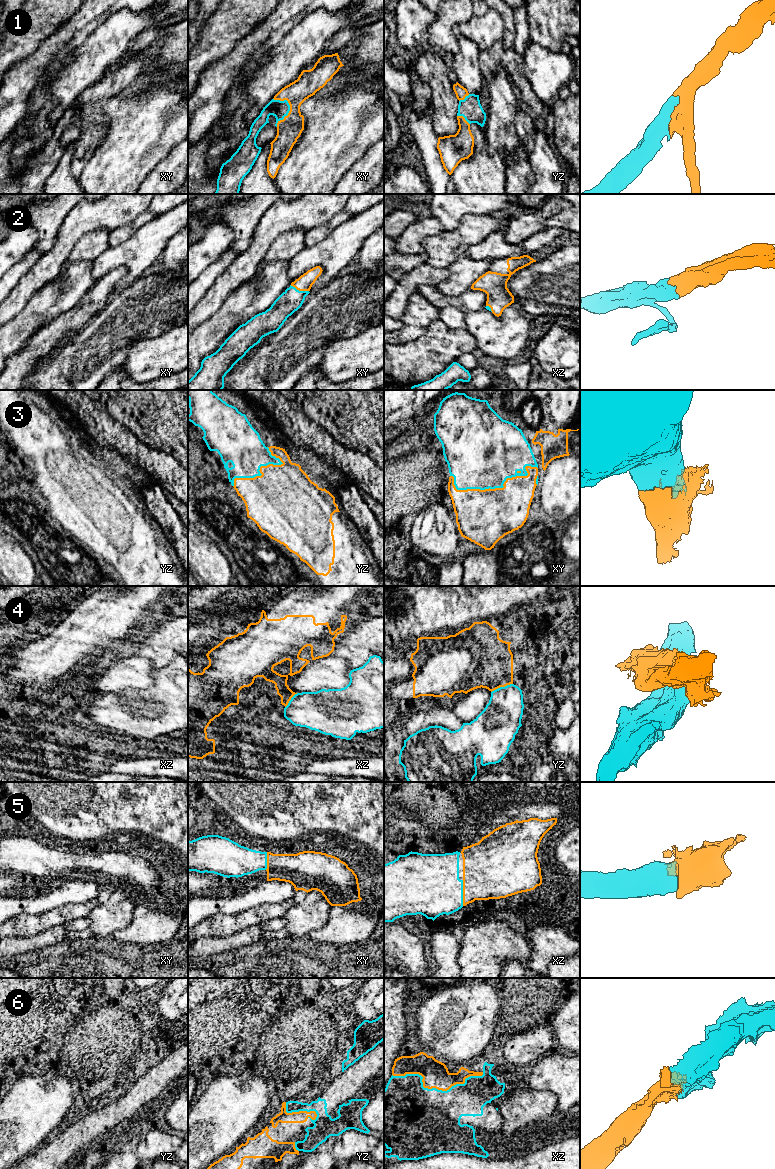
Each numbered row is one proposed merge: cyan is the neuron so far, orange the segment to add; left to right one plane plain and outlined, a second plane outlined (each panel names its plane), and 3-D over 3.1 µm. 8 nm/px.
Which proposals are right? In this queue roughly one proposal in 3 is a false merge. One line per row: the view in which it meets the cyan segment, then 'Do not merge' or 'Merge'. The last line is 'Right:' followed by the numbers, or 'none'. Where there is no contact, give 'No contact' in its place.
1: Touches cyan in xy. Merge
2: Touches cyan in xy. Merge
3: Touches cyan in xy. Merge
4: Touches cyan in yz. Do not merge
5: Touches cyan in xz. Merge
6: Touches cyan in xz. Merge
Right: 1, 2, 3, 5, 6

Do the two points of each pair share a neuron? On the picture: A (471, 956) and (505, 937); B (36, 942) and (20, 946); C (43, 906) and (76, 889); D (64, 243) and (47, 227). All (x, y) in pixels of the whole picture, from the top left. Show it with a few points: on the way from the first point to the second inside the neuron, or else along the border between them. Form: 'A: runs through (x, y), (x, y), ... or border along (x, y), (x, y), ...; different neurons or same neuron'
A: runs through (479, 954), (491, 943), (497, 942); same neuron
B: runs through (32, 943), (24, 943); same neuron
C: runs through (51, 900), (68, 893); same neuron
D: border along (67, 215), (59, 229), (54, 244), (43, 254); different neurons

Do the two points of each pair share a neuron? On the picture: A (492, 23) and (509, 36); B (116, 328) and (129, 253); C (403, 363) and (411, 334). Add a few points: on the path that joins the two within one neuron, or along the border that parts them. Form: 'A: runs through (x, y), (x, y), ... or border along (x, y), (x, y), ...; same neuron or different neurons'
A: border along (494, 10), (503, 21), (502, 38); different neurons
B: border along (142, 274), (128, 286), (114, 292); different neurons
C: border along (426, 329), (412, 340), (394, 344); different neurons

